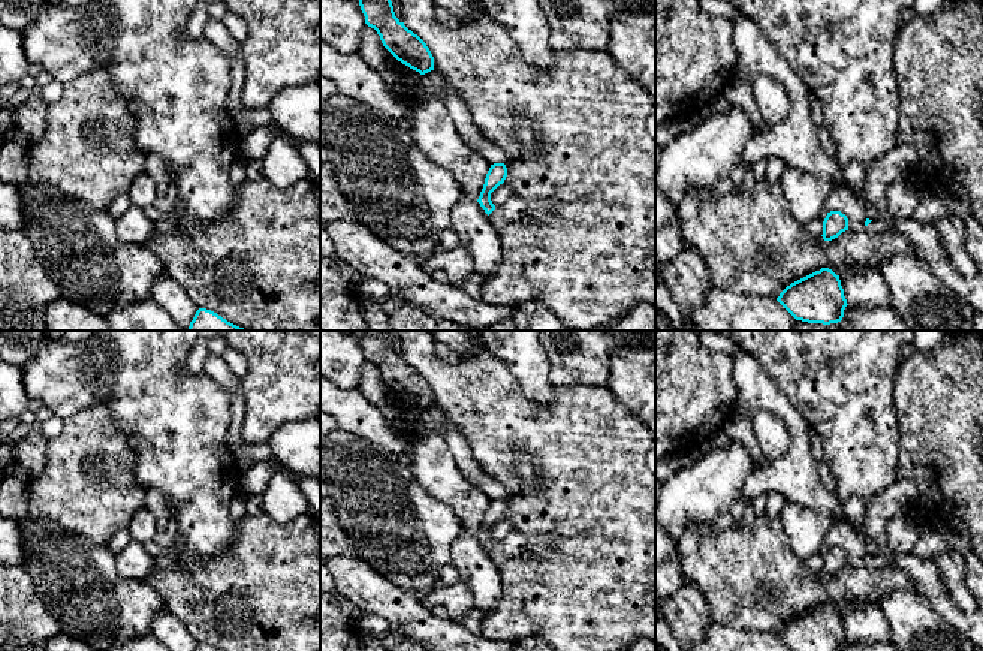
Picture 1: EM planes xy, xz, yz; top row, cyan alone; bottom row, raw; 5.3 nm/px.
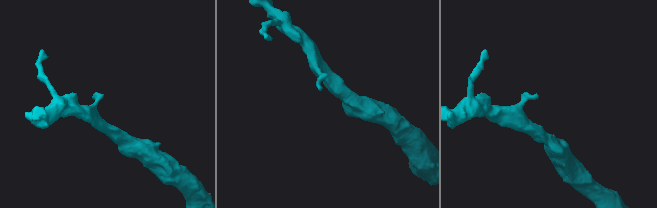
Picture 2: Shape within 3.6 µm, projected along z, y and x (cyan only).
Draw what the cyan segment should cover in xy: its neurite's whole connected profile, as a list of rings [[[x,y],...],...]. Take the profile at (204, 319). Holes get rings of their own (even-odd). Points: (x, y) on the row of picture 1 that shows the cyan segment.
[[[199,308],[190,322],[190,326],[187,331],[247,331],[244,328],[239,328],[217,313],[206,310],[206,308]]]

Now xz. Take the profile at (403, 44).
[[[359,0],[365,24],[377,31],[383,46],[402,64],[425,75],[434,70],[426,43],[408,30],[393,12],[391,0]]]

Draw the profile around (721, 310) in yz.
[[[666,281],[655,283],[655,308],[664,313],[678,329],[685,319],[691,319],[702,331],[794,331],[797,323],[777,299],[738,295],[718,287],[712,287],[705,295],[700,307],[684,313]]]

